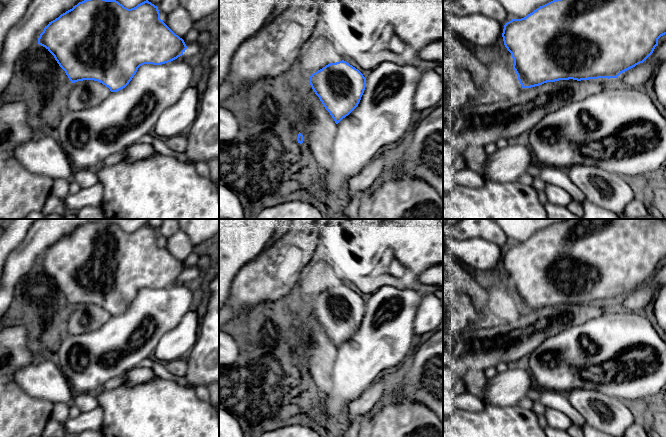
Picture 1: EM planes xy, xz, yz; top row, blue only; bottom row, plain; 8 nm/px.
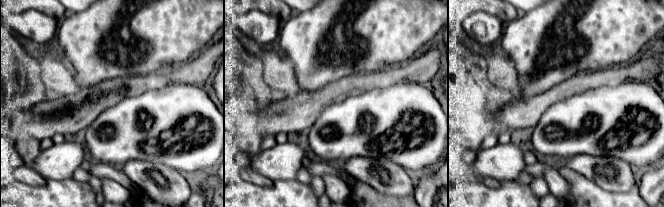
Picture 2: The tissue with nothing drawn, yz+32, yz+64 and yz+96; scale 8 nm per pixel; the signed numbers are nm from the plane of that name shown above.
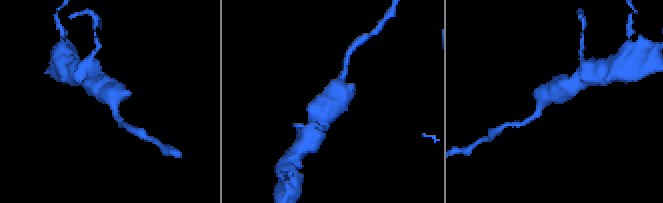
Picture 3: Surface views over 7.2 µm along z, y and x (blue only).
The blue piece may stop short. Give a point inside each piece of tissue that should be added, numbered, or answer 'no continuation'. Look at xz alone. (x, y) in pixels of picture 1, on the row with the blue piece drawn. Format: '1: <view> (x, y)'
no continuation

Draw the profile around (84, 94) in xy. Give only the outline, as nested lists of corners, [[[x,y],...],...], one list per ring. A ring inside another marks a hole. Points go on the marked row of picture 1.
[[[83,80],[72,83],[68,93],[67,110],[88,109],[100,104],[110,94],[110,89],[98,81]]]

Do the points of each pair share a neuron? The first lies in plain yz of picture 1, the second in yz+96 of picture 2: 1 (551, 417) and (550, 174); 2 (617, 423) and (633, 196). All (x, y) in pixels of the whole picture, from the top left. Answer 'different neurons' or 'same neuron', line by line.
1: same neuron
2: different neurons

